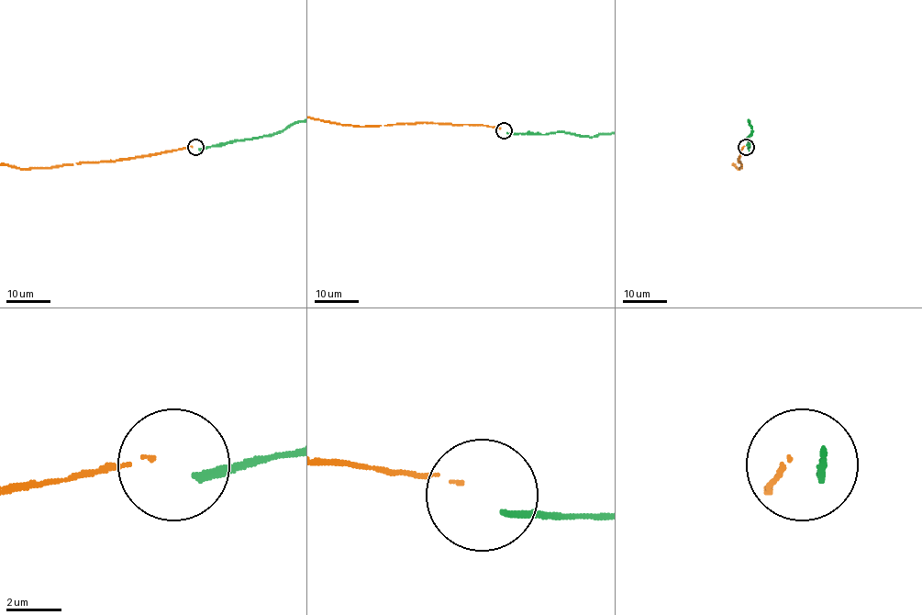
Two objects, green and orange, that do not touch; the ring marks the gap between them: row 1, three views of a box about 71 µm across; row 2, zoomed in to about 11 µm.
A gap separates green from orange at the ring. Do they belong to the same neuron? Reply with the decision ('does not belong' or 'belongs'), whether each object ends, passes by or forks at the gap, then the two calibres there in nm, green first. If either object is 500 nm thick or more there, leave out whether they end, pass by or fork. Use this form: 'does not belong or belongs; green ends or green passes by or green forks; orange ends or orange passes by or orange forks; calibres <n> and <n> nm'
does not belong; green ends; orange ends; calibres 240 and 90 nm

